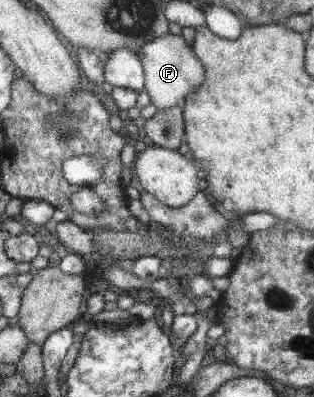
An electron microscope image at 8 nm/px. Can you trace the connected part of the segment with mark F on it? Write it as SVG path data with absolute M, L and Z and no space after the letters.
M181 34L156 36L143 43L137 54L143 71L143 88L156 110L181 103L183 97L202 81L204 68L192 53L191 44Z

